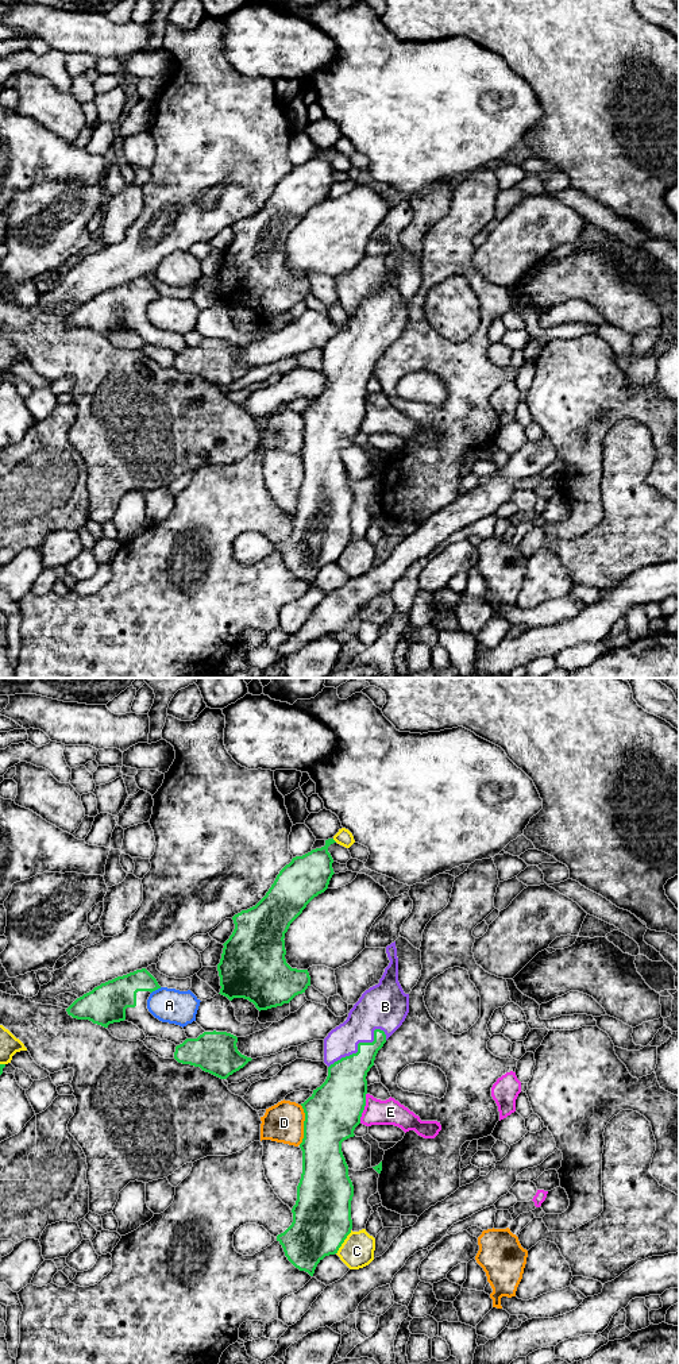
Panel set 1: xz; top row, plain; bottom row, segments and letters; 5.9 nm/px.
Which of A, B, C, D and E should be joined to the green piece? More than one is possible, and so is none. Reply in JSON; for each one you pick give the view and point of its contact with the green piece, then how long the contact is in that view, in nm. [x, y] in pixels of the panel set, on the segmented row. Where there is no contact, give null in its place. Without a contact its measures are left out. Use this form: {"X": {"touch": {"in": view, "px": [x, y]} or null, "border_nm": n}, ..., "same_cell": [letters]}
{"B": {"touch": {"in": "xz", "px": [358, 1044]}, "border_nm": 400}, "same_cell": ["B"]}

